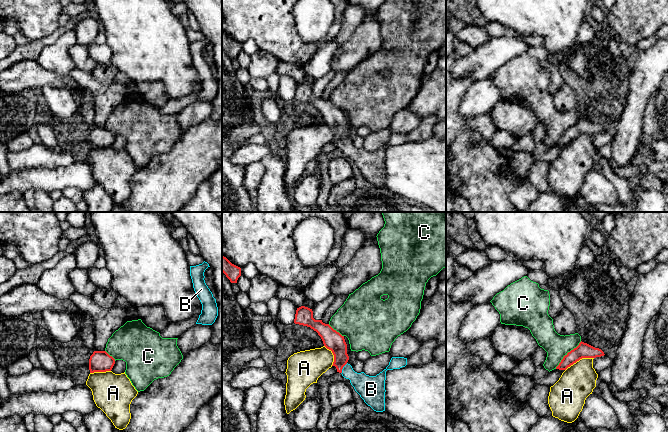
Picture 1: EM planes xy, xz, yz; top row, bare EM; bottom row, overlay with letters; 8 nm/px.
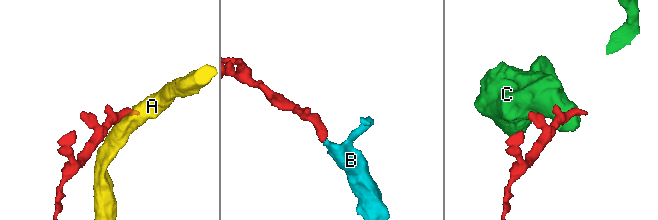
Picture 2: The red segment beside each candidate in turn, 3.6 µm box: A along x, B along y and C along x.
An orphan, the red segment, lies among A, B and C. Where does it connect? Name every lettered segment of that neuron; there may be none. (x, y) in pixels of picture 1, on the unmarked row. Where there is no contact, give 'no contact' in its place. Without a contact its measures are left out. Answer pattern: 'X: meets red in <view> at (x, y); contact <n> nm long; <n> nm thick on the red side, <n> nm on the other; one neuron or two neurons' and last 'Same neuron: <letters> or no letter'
A: meets red in yz at (579, 135); contact 260 nm long; 120 nm thick on the red side, 280 nm on the other; two neurons
B: meets red in xz at (342, 144); contact 100 nm long; 160 nm thick on the red side, 180 nm on the other; one neuron
C: meets red in yz at (567, 130); contact 300 nm long; 120 nm thick on the red side, 190 nm on the other; two neurons
Same neuron: B

